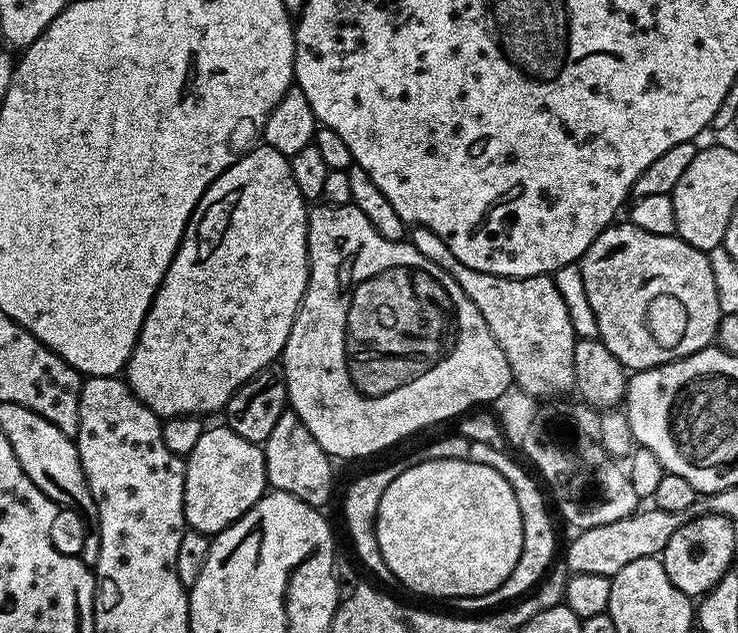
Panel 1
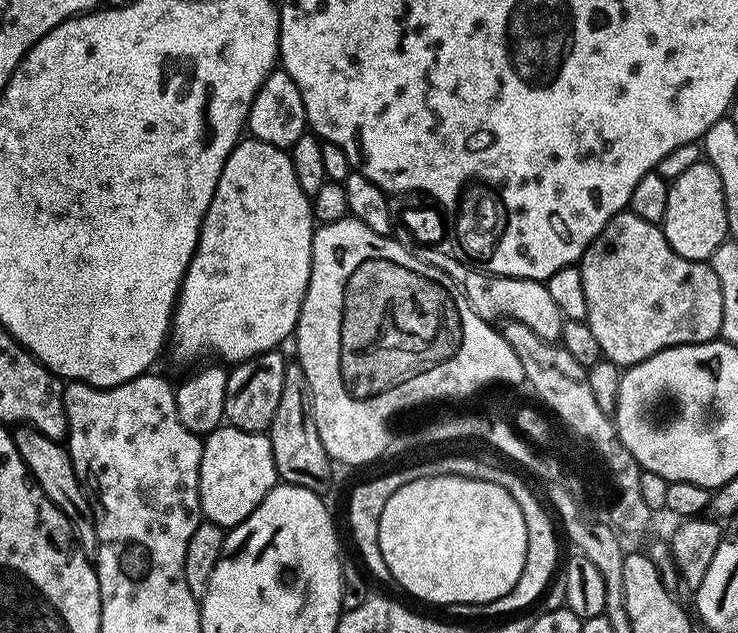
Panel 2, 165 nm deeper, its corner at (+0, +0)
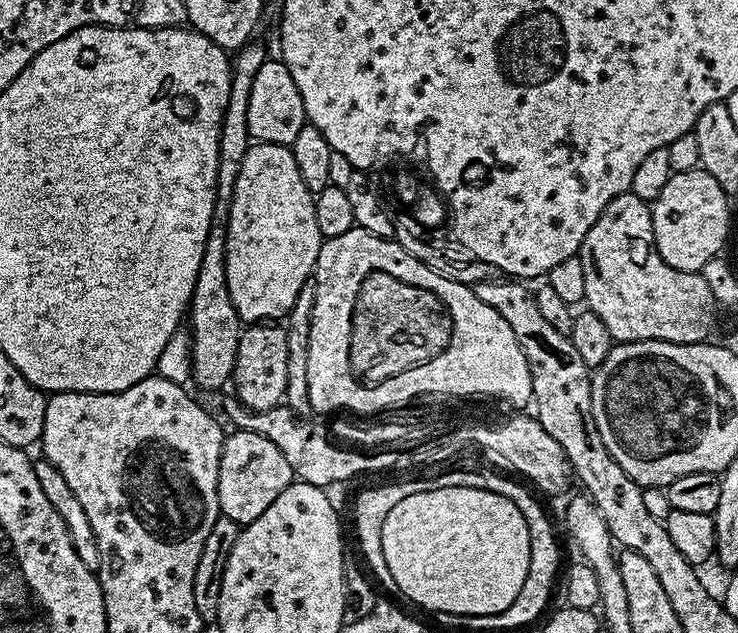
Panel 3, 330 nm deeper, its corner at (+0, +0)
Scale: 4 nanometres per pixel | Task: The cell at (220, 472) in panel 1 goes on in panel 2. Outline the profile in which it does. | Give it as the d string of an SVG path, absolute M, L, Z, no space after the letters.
M221 426L203 437L202 466L198 478L200 510L210 524L231 530L246 519L277 484L274 450L263 432Z

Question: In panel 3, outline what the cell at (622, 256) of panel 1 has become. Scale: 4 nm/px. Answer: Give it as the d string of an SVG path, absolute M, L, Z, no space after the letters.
M626 191L618 194L598 214L598 222L590 226L586 238L579 250L582 271L586 273L587 311L598 314L602 322L606 322L606 330L610 330L613 341L629 344L639 340L661 340L671 344L699 344L707 341L716 324L718 305L706 278L700 272L683 272L674 270L658 254L654 242L654 222L649 201L638 198L638 194Z

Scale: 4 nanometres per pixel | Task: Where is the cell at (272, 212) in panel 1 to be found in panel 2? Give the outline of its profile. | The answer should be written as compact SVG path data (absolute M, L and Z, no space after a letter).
M255 138L241 139L234 151L226 158L226 166L222 170L222 178L218 178L218 186L214 190L214 198L206 210L204 221L200 227L200 237L196 243L196 253L192 256L190 266L184 275L184 281L180 287L180 294L176 298L176 307L172 309L170 352L172 348L173 358L180 364L188 364L195 356L204 356L207 352L213 352L216 355L213 357L235 366L263 352L279 349L281 347L280 343L287 336L289 339L296 331L296 323L300 317L302 302L304 301L304 295L310 282L313 231L312 201L302 190L302 186L298 186L298 178L294 175L291 155L283 148L275 148Z

